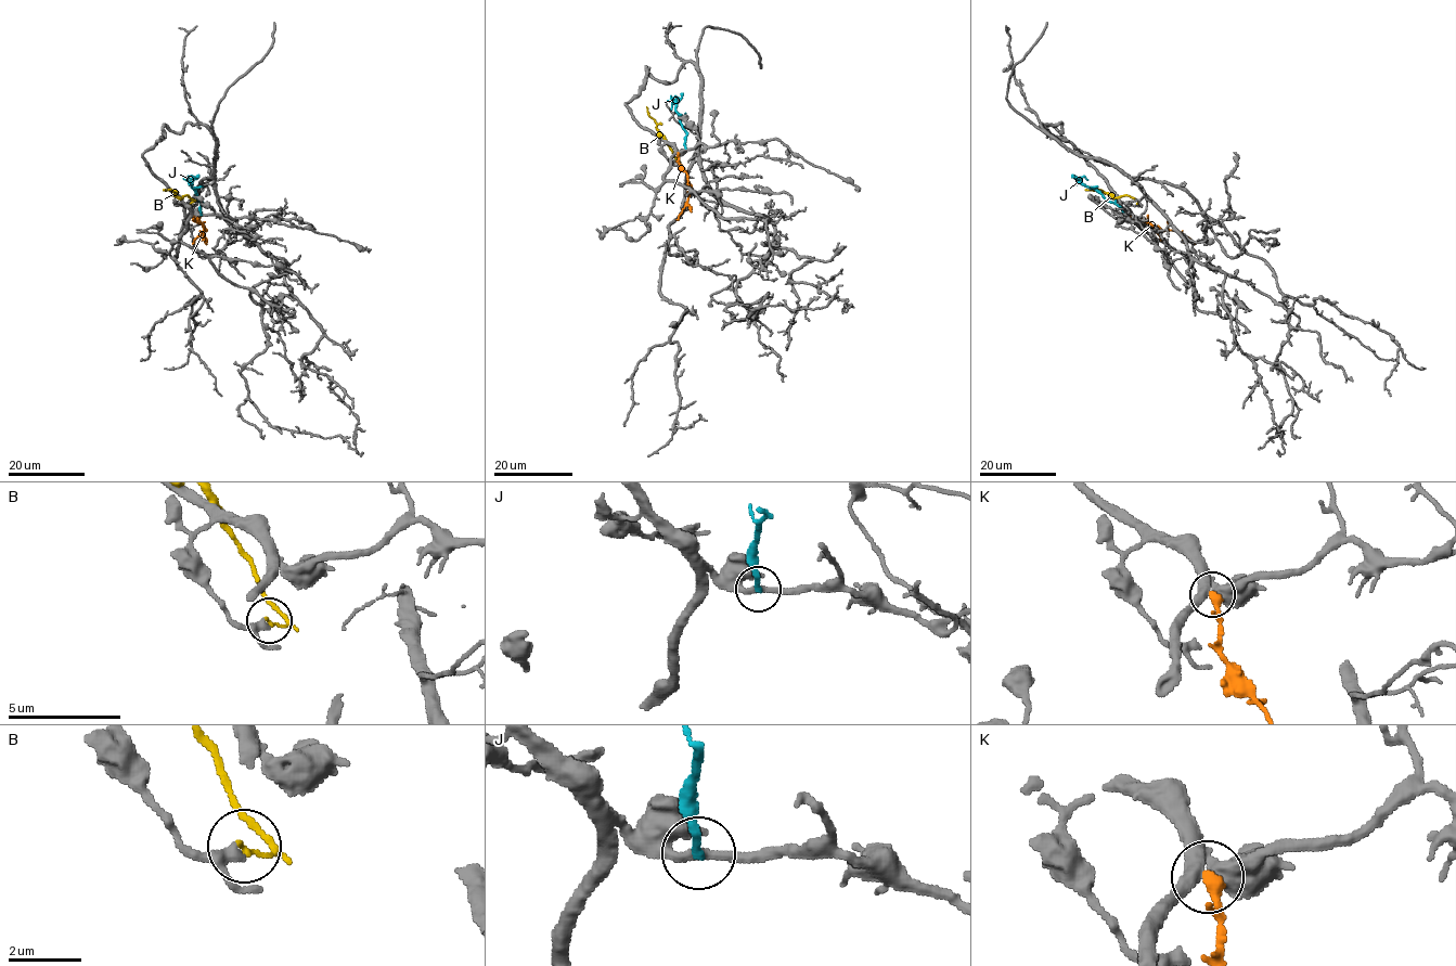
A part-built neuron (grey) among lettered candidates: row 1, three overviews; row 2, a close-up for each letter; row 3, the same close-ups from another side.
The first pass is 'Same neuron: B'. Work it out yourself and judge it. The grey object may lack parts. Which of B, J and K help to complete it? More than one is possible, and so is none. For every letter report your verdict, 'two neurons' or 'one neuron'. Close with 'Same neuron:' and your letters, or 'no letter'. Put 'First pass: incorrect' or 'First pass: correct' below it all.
B: two neurons
J: two neurons
K: two neurons
Same neuron: no letter
First pass: incorrect

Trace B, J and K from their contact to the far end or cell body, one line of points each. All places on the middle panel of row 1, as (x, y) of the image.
B: (675, 160), (678, 160), (646, 106)
J: (685, 149), (686, 133), (671, 100), (671, 110)
K: (678, 153), (679, 167), (687, 176), (691, 190), (677, 220)

